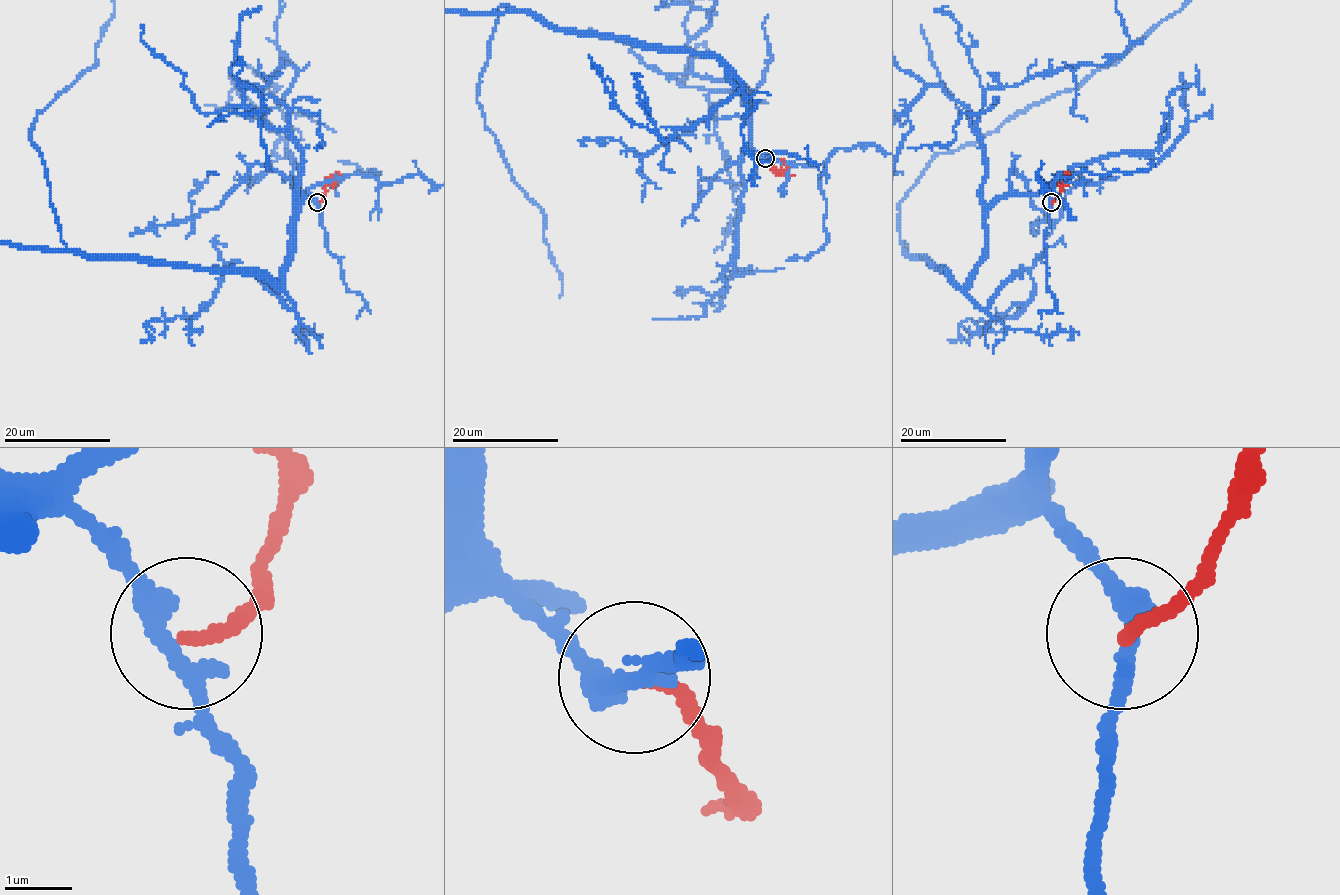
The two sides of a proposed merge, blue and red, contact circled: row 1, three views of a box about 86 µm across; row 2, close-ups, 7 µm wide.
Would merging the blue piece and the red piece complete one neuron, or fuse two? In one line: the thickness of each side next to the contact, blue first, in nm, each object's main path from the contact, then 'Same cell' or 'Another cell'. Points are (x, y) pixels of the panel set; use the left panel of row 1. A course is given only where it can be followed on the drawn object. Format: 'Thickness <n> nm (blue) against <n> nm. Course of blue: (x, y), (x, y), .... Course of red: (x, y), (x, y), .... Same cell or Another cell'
Thickness 320 nm (blue) against 200 nm. Course of blue: (316, 203), (303, 194), (276, 287), (88, 258), (61, 239), (29, 131), (96, 64). Course of red: (316, 202), (322, 199), (327, 180), (334, 187), (335, 183), (332, 184). Another cell

